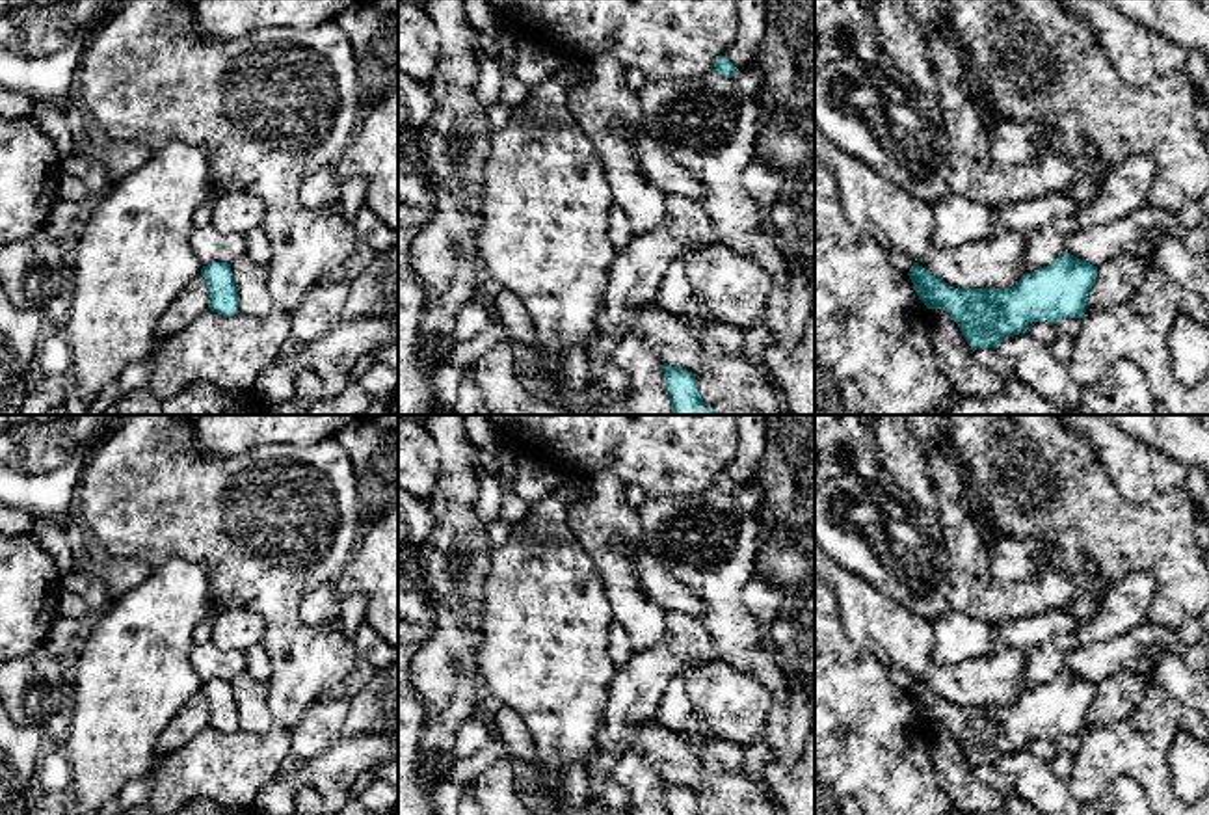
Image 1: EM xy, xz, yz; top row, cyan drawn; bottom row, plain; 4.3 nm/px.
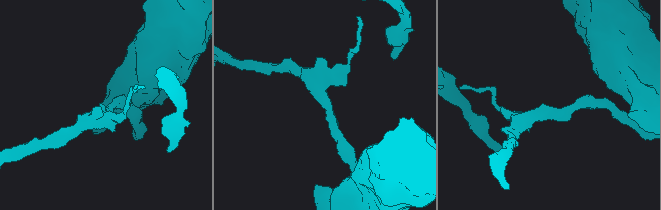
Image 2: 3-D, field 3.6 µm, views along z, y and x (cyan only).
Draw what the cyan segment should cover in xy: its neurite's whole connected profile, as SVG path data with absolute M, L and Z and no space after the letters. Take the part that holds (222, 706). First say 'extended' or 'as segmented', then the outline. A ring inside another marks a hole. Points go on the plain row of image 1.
as segmented | M212 679L203 683L201 692L208 703L208 726L232 733L238 731L238 705L227 679Z

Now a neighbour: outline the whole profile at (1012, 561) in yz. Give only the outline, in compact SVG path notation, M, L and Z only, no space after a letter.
M991 538L991 575L1004 582L1027 582L1036 575L1034 556L1038 549L1036 538Z

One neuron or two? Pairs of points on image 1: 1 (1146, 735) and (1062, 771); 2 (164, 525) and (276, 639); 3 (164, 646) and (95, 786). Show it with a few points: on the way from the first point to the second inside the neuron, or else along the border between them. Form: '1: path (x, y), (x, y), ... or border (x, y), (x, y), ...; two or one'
1: border (1074, 756), (1074, 767), (1066, 780); two
2: path (199, 533), (270, 603); one
3: path (129, 681), (114, 737), (105, 750); one

